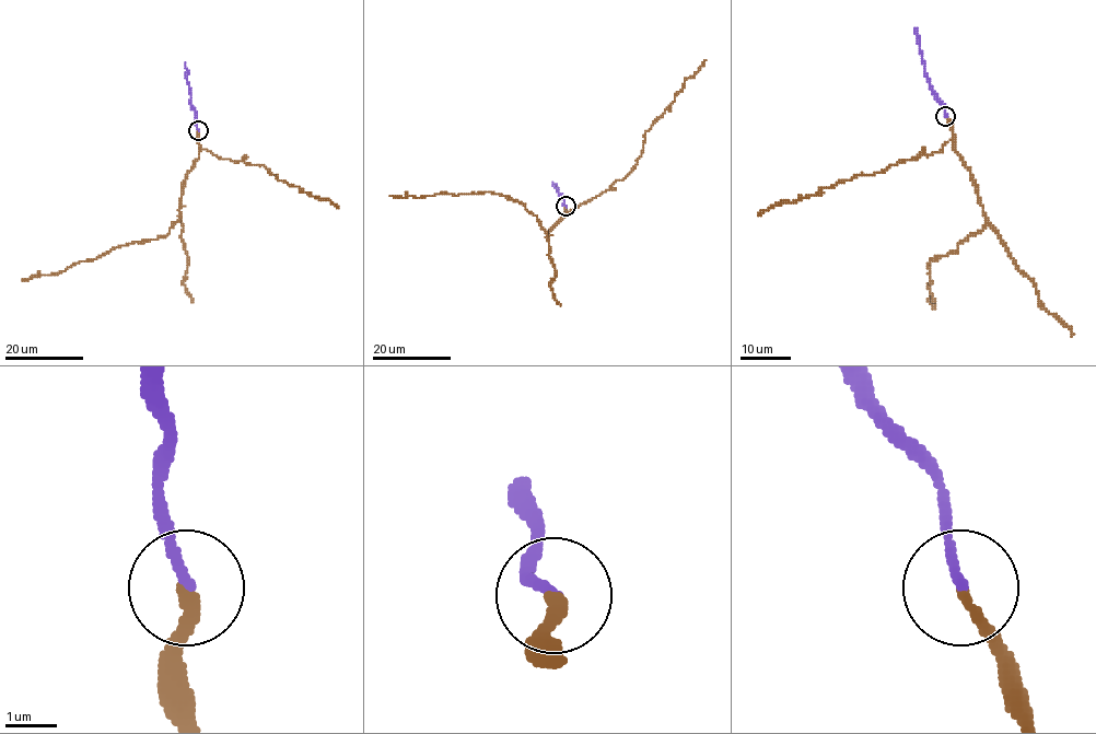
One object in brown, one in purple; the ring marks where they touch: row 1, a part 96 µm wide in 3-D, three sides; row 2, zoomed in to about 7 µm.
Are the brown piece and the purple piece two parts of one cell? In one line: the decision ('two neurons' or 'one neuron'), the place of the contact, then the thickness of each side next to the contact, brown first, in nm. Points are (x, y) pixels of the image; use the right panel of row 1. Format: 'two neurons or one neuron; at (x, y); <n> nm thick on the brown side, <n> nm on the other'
one neuron; at (945, 116); 240 nm thick on the brown side, 190 nm on the other

